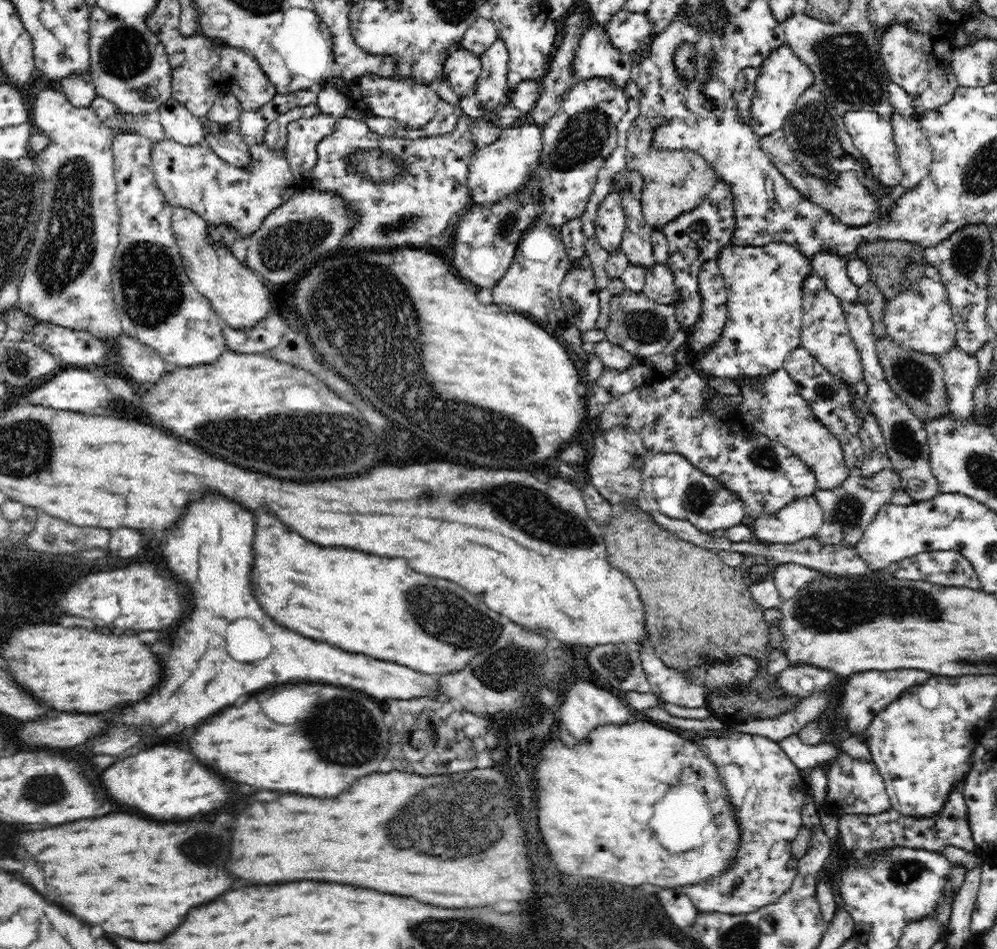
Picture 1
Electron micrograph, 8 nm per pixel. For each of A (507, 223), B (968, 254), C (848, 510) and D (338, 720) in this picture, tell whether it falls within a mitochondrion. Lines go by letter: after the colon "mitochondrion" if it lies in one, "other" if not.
A: mitochondrion
B: mitochondrion
C: mitochondrion
D: mitochondrion

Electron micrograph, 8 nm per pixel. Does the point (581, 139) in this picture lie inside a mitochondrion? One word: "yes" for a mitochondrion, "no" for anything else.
yes

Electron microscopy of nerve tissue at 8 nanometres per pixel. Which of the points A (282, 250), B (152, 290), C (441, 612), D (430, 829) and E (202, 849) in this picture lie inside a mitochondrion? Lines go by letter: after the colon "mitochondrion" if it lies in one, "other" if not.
A: mitochondrion
B: mitochondrion
C: mitochondrion
D: mitochondrion
E: mitochondrion

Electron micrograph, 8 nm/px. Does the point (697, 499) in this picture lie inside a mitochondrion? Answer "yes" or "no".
yes

